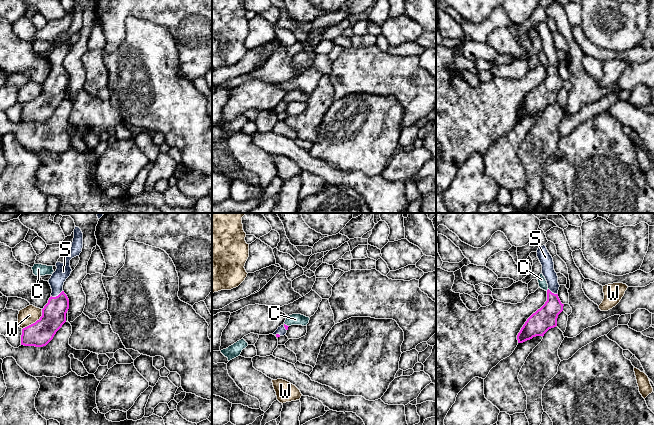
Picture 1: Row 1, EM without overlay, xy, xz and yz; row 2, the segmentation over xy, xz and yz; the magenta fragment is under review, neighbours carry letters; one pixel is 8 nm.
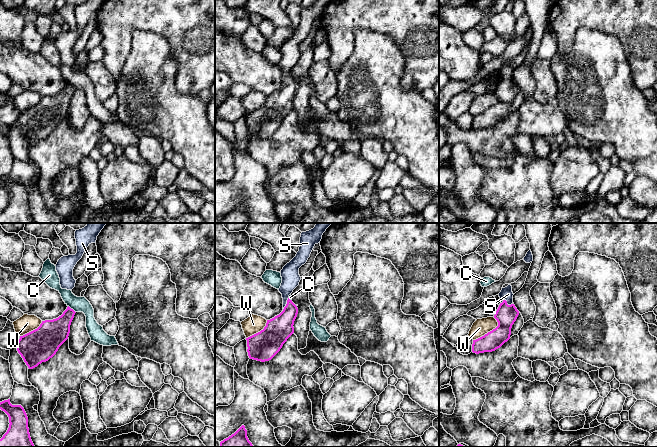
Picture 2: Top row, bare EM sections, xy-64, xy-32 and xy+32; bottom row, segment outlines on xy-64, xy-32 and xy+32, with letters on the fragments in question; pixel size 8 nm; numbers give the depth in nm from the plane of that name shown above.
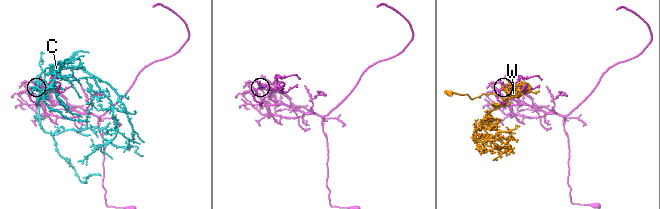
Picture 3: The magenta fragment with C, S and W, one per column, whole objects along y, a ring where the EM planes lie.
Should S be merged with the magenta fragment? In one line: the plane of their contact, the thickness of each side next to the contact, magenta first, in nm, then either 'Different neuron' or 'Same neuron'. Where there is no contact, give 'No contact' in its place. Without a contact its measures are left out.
Touches magenta in xy. Thickness 190 nm (magenta) against 120 nm. Same neuron

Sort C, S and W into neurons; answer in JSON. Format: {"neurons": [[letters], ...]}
{"neurons": [["C"], ["S"], ["W"]]}

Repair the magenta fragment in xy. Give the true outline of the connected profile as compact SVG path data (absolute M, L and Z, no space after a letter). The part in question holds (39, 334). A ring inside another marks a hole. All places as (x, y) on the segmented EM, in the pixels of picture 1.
M75 226L72 247L65 255L65 262L56 263L56 271L49 279L52 289L48 303L42 309L42 316L35 323L22 329L21 345L43 347L54 337L66 322L69 299L63 291L63 285L71 274L70 260L79 256L83 248L83 233Z

